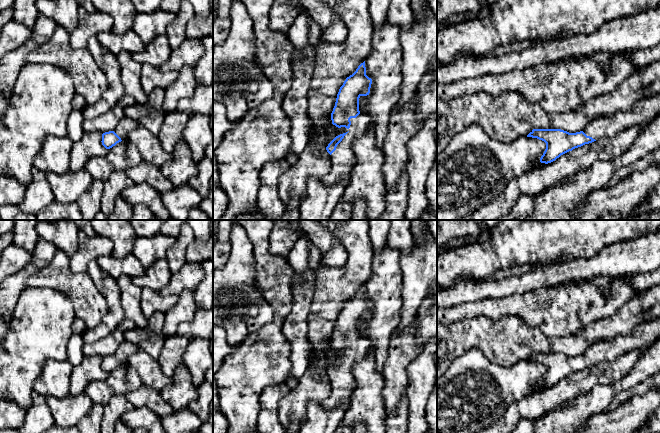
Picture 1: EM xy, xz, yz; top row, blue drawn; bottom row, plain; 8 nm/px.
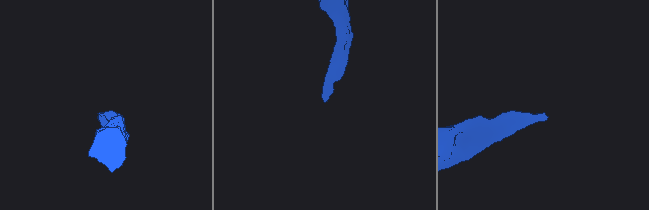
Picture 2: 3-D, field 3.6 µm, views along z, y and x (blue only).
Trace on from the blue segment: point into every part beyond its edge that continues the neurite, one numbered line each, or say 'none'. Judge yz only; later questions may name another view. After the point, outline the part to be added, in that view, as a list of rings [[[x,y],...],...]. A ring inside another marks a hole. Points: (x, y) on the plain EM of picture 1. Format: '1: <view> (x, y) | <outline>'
1: yz (646, 334) | [[[660,317],[637,326],[627,335],[616,336],[612,340],[597,341],[582,354],[595,364],[613,363],[634,349],[653,346],[660,335]]]

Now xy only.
1: xy (126, 349) | [[[125,340],[119,345],[116,352],[114,353],[114,356],[121,362],[121,364],[125,364],[127,359],[137,350],[137,346]]]

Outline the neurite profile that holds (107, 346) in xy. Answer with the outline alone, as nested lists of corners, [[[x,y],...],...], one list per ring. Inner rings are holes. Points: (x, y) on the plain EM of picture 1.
[[[125,318],[108,336],[96,342],[85,344],[83,347],[84,356],[105,357],[114,355],[119,345],[125,341],[124,333],[134,330],[136,325],[130,319]]]

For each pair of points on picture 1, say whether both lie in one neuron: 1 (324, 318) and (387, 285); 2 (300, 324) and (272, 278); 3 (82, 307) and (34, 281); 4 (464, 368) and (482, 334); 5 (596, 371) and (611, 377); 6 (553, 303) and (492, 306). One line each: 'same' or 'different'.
1: different
2: different
3: same
4: different
5: same
6: same

